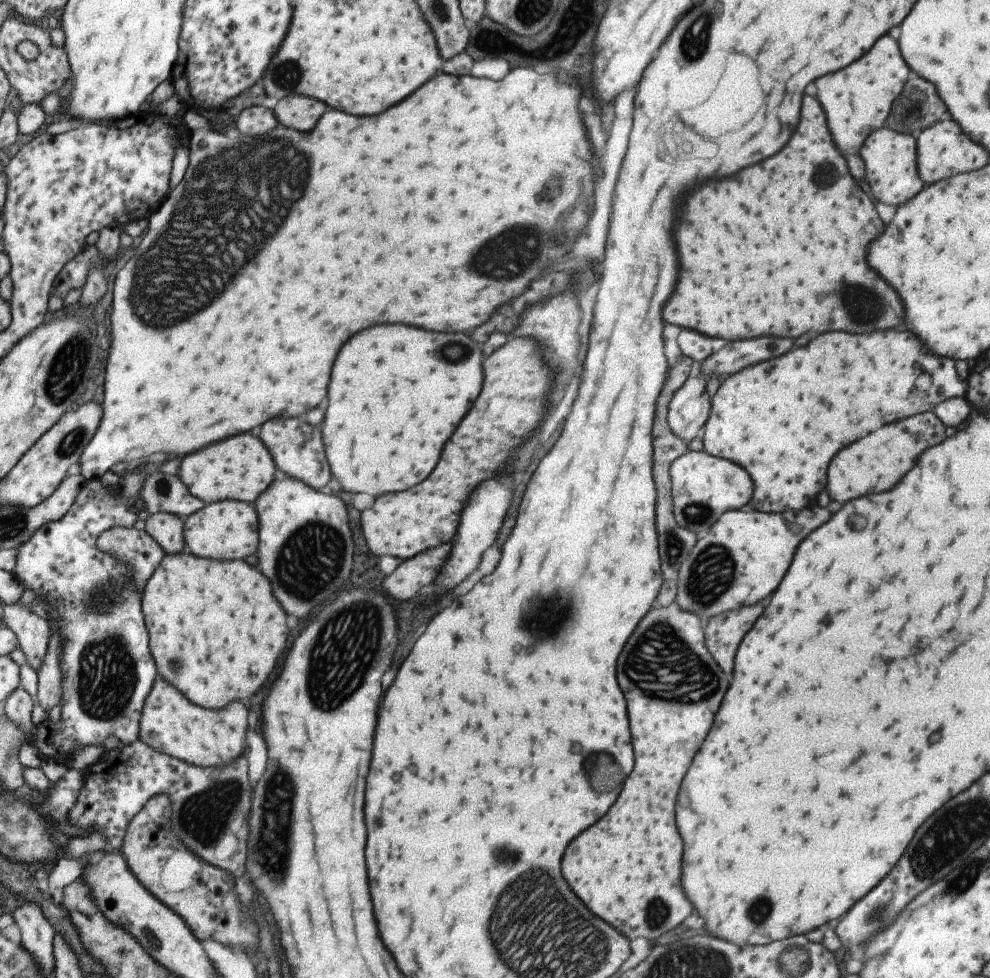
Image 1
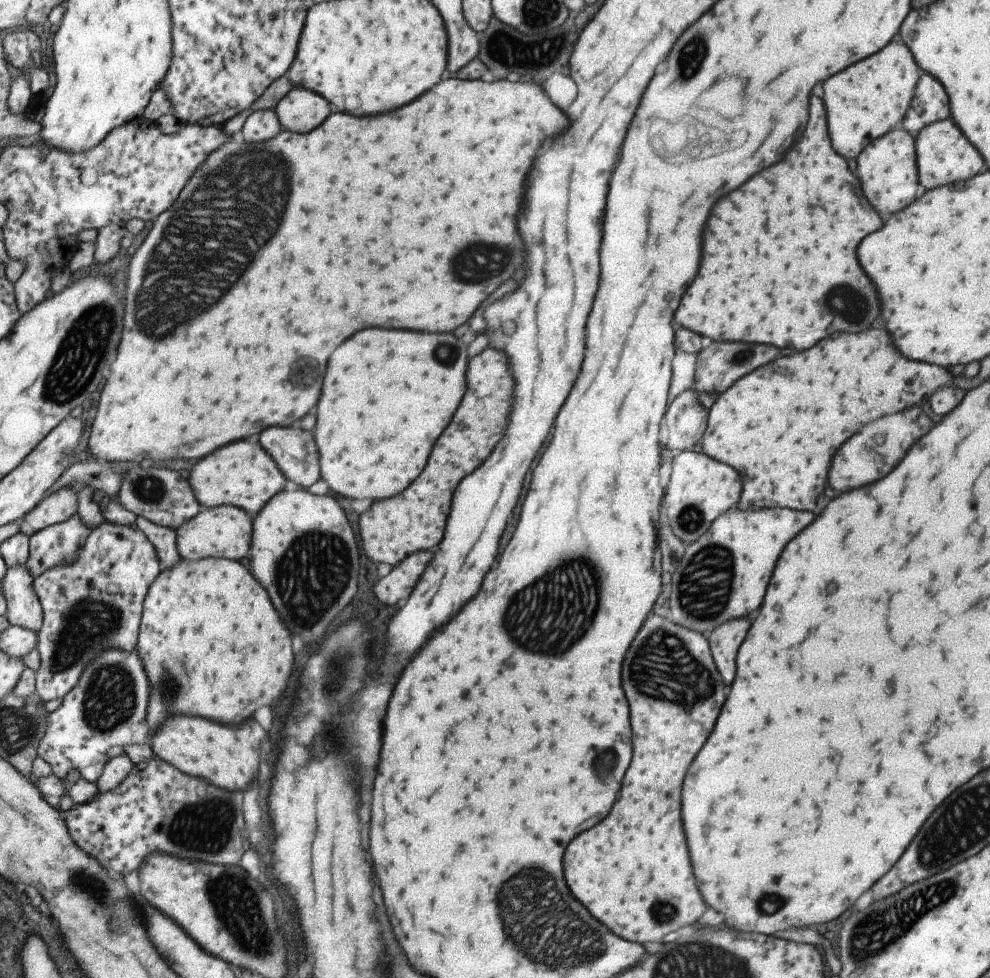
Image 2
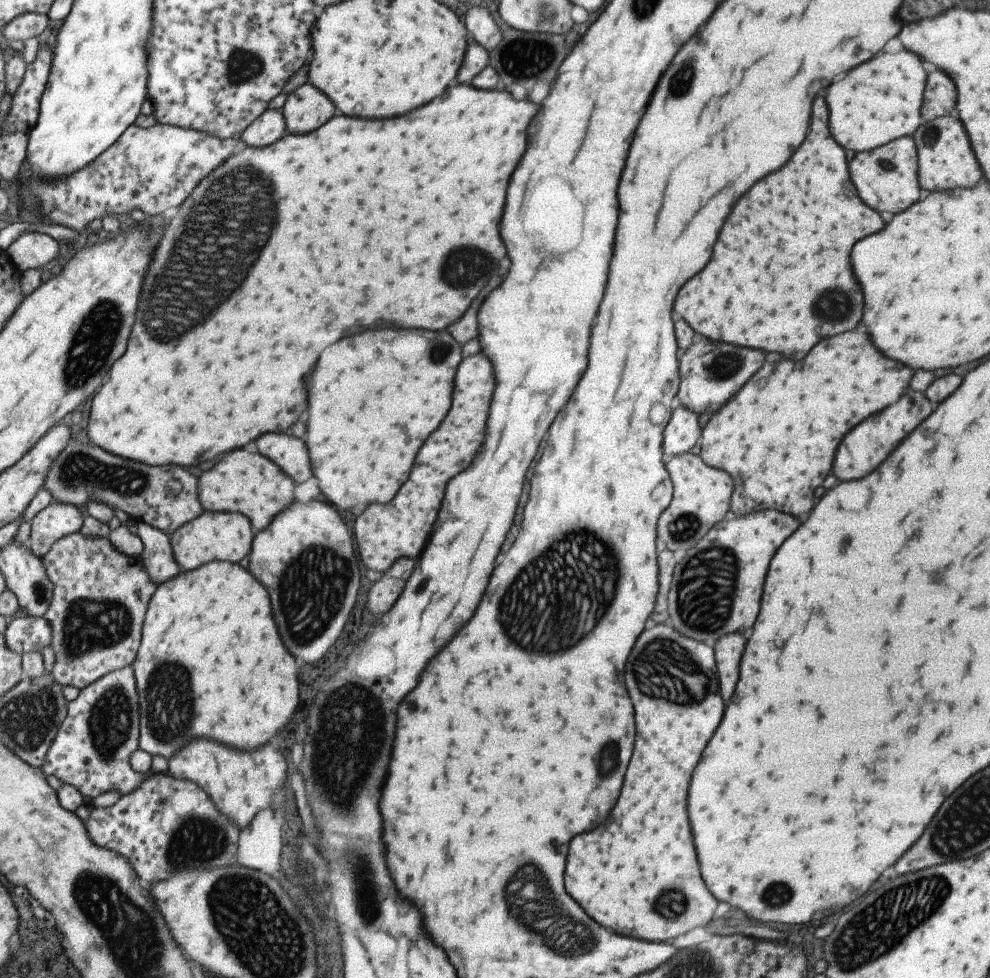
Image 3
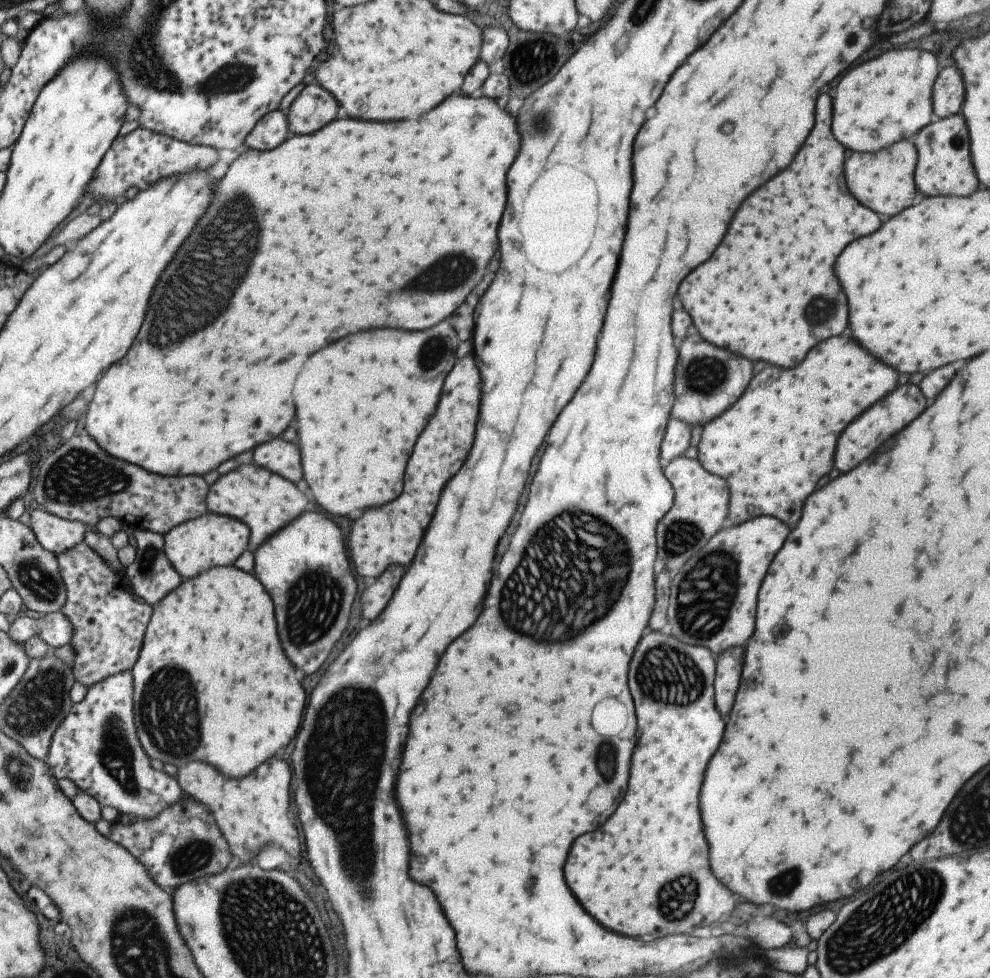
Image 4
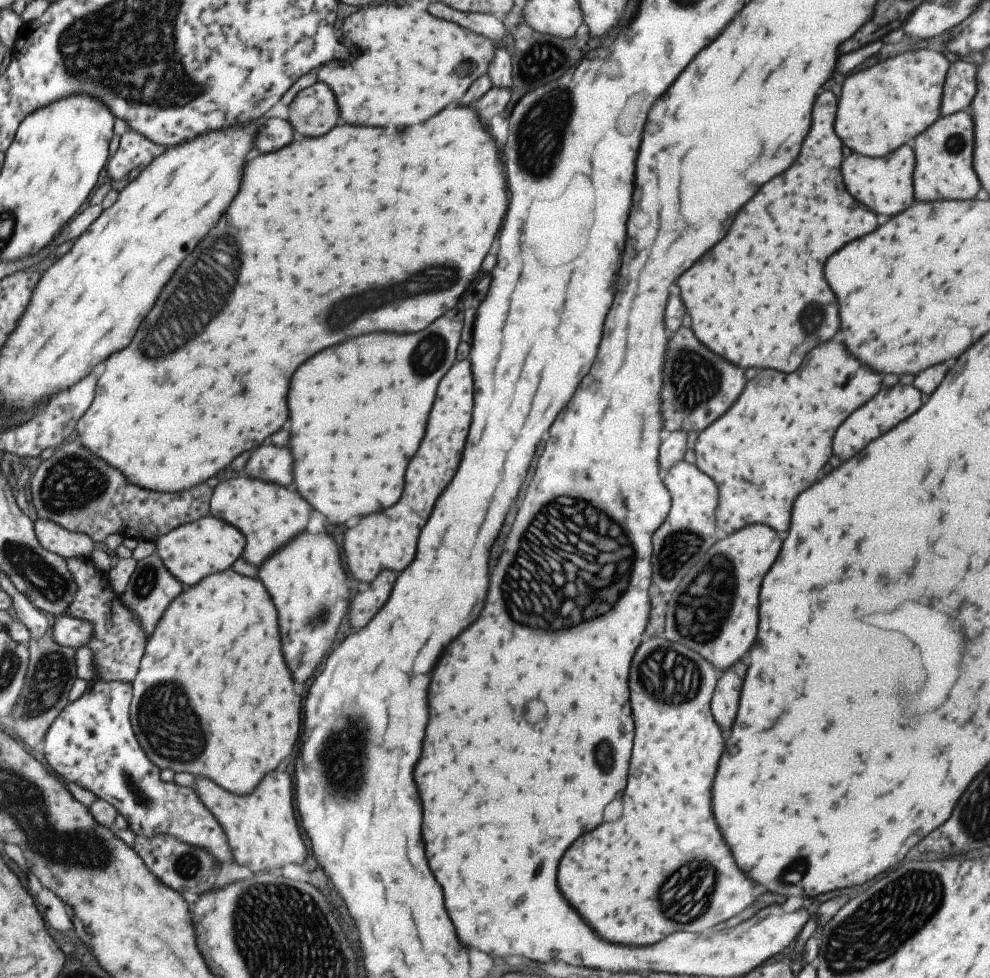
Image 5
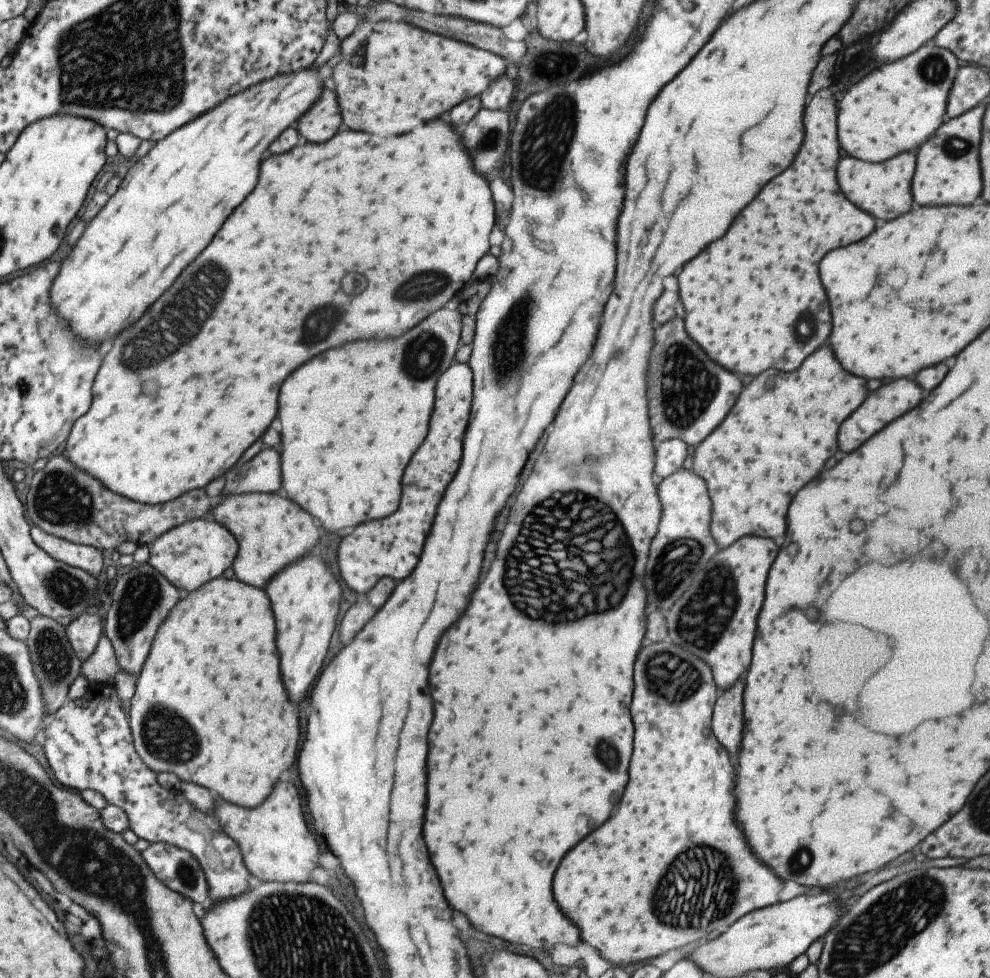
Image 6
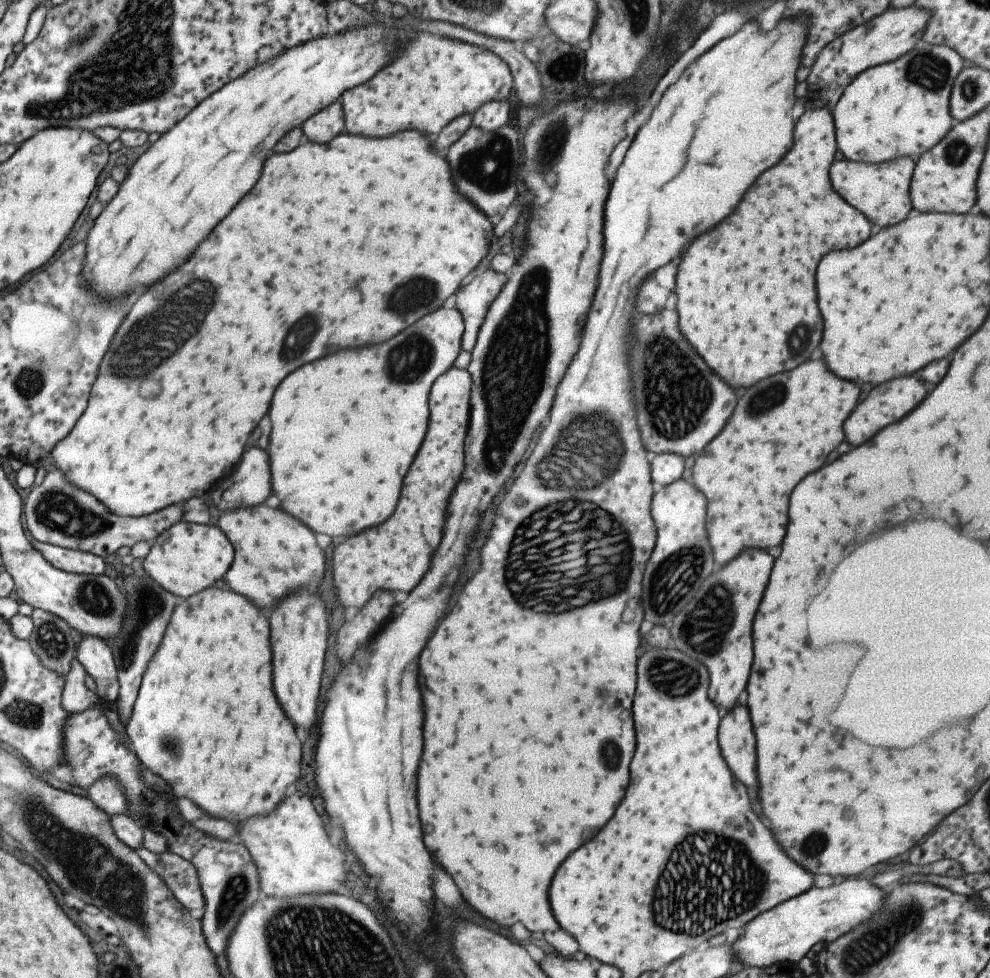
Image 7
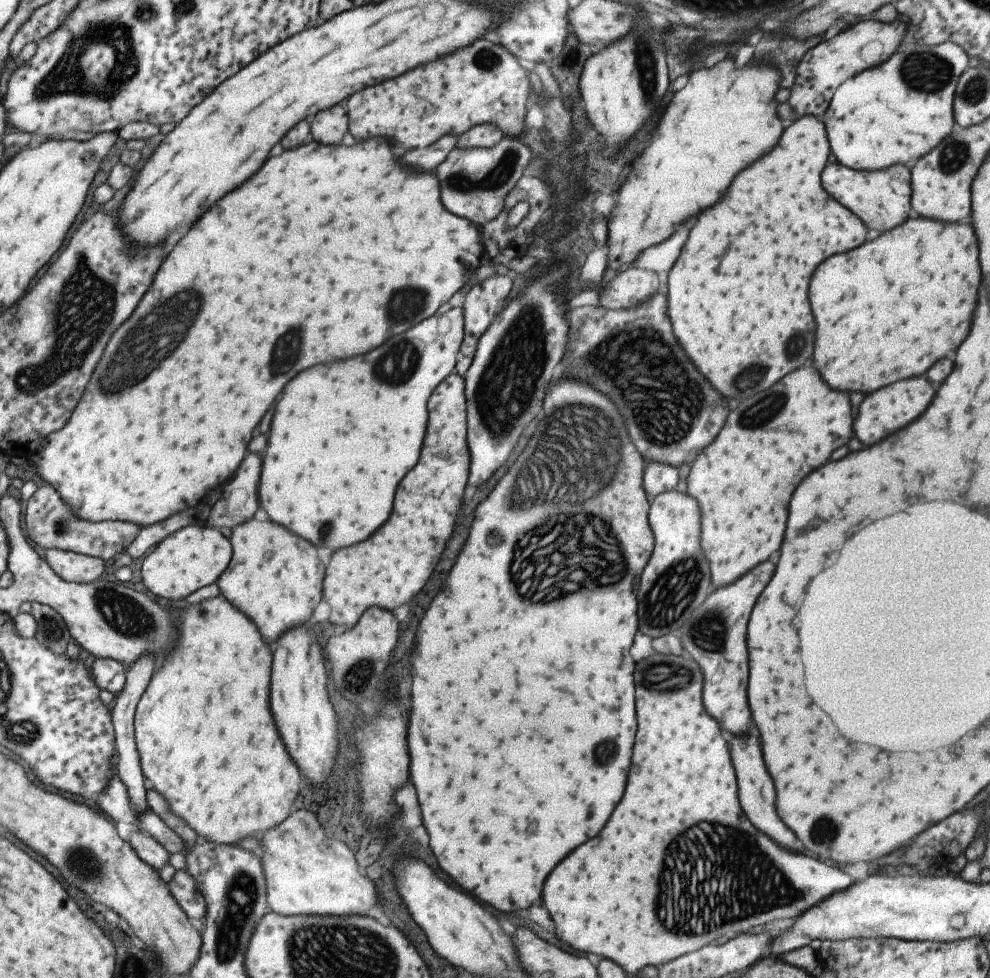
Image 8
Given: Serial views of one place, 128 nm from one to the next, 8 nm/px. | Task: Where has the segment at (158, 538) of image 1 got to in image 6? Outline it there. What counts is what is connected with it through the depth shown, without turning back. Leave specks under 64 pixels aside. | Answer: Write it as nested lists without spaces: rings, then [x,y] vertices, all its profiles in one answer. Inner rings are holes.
[[[147,562],[122,572],[111,590],[111,602],[105,612],[102,628],[114,650],[119,671],[139,674],[155,631],[181,594]]]

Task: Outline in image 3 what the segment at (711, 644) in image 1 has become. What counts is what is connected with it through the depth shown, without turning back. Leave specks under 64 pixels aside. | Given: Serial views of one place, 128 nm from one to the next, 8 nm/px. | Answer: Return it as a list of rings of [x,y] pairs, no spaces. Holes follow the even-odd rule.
[[[731,632],[727,636],[721,636],[712,647],[723,702],[727,702],[729,696],[733,694],[733,686],[737,682],[737,664],[741,658],[743,644],[745,644],[743,636]]]

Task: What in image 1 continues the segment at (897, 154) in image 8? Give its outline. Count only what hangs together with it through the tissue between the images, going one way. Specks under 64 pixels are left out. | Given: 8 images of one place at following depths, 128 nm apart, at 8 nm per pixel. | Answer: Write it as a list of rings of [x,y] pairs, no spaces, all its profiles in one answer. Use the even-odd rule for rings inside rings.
[[[881,36],[871,50],[867,50],[859,60],[845,66],[839,72],[821,76],[815,80],[815,94],[825,112],[829,134],[833,144],[839,148],[843,158],[849,162],[849,172],[853,180],[863,180],[865,174],[863,160],[860,158],[860,148],[871,131],[876,131],[885,122],[891,102],[903,90],[903,84],[909,78],[909,68],[903,62],[897,42],[889,36]]]

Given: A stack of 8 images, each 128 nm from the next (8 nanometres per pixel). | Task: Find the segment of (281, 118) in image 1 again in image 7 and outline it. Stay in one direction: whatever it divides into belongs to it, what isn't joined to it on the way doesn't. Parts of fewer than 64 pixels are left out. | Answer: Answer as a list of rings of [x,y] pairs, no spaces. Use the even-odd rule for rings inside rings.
[[[331,102],[327,108],[323,108],[321,112],[317,112],[315,116],[307,118],[303,122],[303,128],[301,130],[303,130],[303,134],[311,142],[327,144],[333,136],[337,136],[339,132],[343,132],[341,104],[339,102]]]

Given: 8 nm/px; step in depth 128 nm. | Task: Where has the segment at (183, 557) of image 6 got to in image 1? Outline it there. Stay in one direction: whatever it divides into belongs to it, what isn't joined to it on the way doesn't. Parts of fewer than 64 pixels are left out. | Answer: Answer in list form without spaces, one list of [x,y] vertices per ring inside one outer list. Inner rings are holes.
[[[227,499],[206,504],[183,518],[184,546],[191,554],[203,558],[235,560],[253,554],[258,547],[258,518],[253,505],[245,501]]]

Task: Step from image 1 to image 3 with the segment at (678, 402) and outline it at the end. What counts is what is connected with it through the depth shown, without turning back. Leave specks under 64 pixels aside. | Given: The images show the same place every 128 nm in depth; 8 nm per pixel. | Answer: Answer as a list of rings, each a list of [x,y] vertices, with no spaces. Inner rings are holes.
[[[679,404],[663,430],[663,452],[667,456],[675,456],[695,446],[702,428],[699,427],[697,415]]]

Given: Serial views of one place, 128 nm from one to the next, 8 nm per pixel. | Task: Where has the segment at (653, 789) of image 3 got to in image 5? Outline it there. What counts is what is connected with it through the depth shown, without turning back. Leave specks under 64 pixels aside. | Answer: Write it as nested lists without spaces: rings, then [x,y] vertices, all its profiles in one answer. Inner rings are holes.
[[[651,638],[651,640],[641,642],[639,648],[635,650],[635,656],[633,656],[631,668],[629,668],[629,704],[631,704],[631,716],[635,722],[635,738],[633,738],[627,786],[625,786],[623,796],[621,796],[623,810],[621,810],[617,820],[603,822],[603,824],[599,824],[599,828],[579,836],[579,840],[575,840],[575,844],[571,844],[571,848],[567,848],[567,852],[563,854],[563,858],[559,860],[559,866],[557,866],[557,888],[571,902],[571,906],[575,906],[579,910],[581,918],[595,930],[595,934],[601,936],[608,943],[629,947],[646,947],[647,944],[653,944],[653,942],[661,940],[663,936],[677,932],[677,930],[697,934],[697,932],[703,932],[703,930],[735,916],[737,912],[741,912],[743,908],[747,908],[753,902],[753,894],[751,894],[753,884],[735,868],[731,854],[729,854],[727,846],[723,844],[721,834],[719,834],[719,830],[713,822],[713,816],[711,816],[709,790],[711,790],[711,782],[713,782],[719,754],[723,750],[721,730],[717,728],[717,724],[709,712],[709,698],[711,698],[711,692],[715,688],[717,676],[719,676],[719,672],[712,664],[709,664],[699,654],[691,652],[689,648],[683,648],[681,644],[673,644],[673,642],[667,642],[661,638]]]

